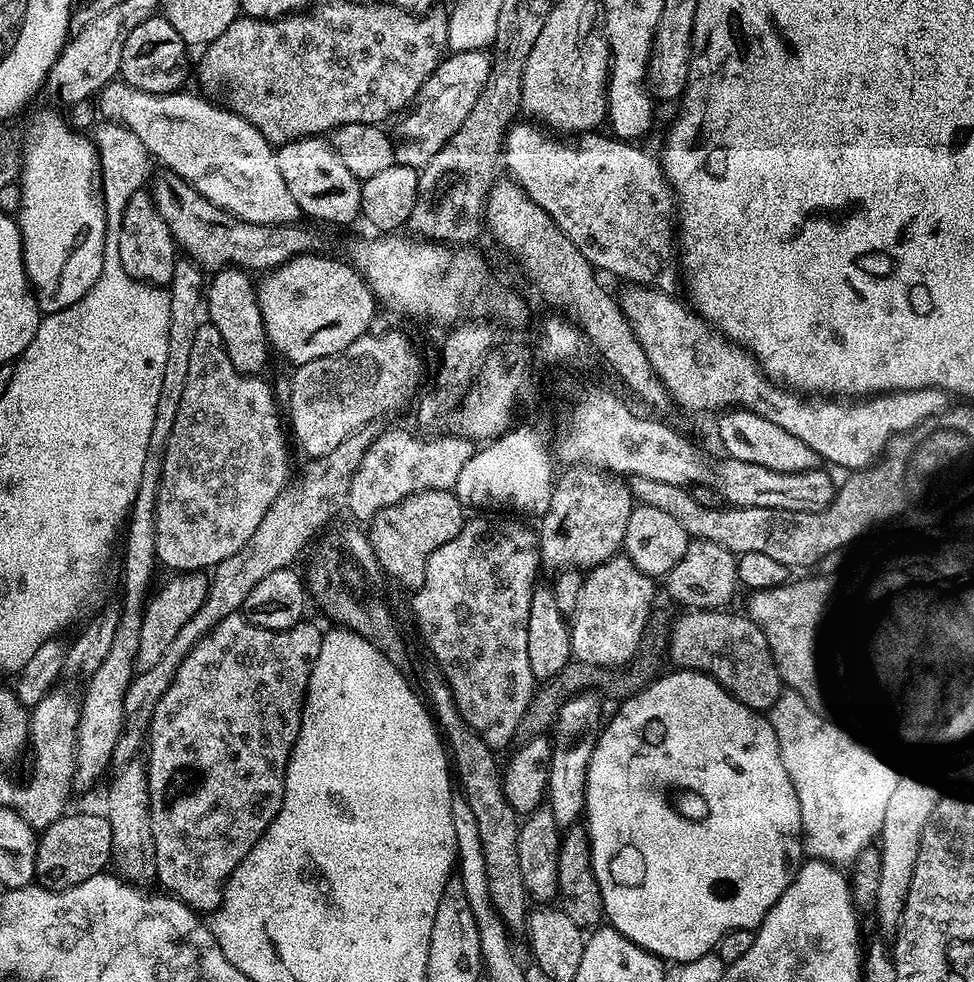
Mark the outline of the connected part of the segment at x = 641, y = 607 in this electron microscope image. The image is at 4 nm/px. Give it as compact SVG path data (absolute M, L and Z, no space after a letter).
M623 554L612 555L596 567L587 569L582 590L578 590L578 602L574 602L570 613L573 657L577 660L588 660L592 664L606 668L627 664L639 650L649 613L654 608L652 584L654 584L653 577L638 570L638 566L634 566L634 562L630 562L630 558Z

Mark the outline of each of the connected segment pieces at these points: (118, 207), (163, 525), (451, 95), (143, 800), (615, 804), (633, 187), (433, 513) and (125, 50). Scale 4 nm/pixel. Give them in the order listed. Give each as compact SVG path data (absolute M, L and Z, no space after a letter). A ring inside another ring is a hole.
M99 121L99 125L92 133L92 141L96 145L96 152L99 154L100 177L102 178L103 208L106 218L105 241L115 241L116 234L122 232L122 217L126 205L130 202L132 194L141 191L148 176L152 159L148 151L129 128L123 127L112 121Z
M202 322L198 326L198 334L194 334L194 347L190 350L190 370L186 370L186 390L182 390L182 402L178 402L178 414L174 418L174 426L170 430L170 438L166 446L166 458L162 466L162 478L158 486L158 502L156 503L156 559L161 565L164 564L168 568L176 568L177 573L191 573L201 570L211 570L215 568L218 562L222 562L226 558L230 558L230 554L238 554L238 550L242 550L242 546L246 546L246 542L250 542L250 534L254 534L254 530L258 530L258 522L262 522L262 518L266 515L266 510L270 510L272 503L280 497L281 492L284 491L286 485L289 483L290 475L288 476L288 440L284 437L284 430L286 434L286 424L280 421L280 408L276 405L276 396L272 393L272 388L266 381L260 380L259 375L249 374L246 372L239 372L234 366L234 362L230 362L230 354L226 354L226 346L222 342L222 334L218 334L218 330L214 325Z
M483 49L458 51L445 55L435 71L424 80L416 101L408 111L395 119L392 129L397 163L409 165L417 170L445 145L453 134L461 129L478 95L485 88L491 68L491 55Z
M133 758L127 762L121 763L119 765L120 768L116 772L116 777L112 780L112 785L108 788L108 809L106 809L106 815L108 821L110 822L110 830L112 831L112 858L111 863L116 864L115 871L119 873L123 879L137 885L144 886L147 885L147 880L150 882L156 880L156 855L154 854L154 838L152 837L152 819L150 818L150 790L148 789L148 770L145 764L145 761L140 758Z
M691 670L671 671L658 675L641 692L627 700L619 701L617 708L620 709L609 720L607 717L592 750L585 780L582 816L583 819L588 819L588 845L592 851L594 878L602 894L603 919L642 950L653 952L665 962L681 964L694 958L702 958L702 954L713 951L727 932L736 928L759 928L774 902L782 898L786 886L790 886L790 882L796 877L796 869L802 863L802 833L798 794L794 794L790 774L786 774L786 766L782 766L778 738L770 722L759 711L746 707L740 700L735 700L714 678ZM660 788L692 788L692 792L684 792L676 800L677 810L688 820L683 820L668 805L667 798L660 796Z
M519 122L513 123L511 127L507 129L502 145L502 164L503 167L504 164L508 167L507 175L515 180L519 188L521 188L534 203L538 206L542 206L542 210L546 210L546 214L550 214L550 218L554 218L554 222L558 222L558 226L564 231L566 238L570 238L570 242L574 242L574 246L578 246L578 250L582 250L582 254L592 263L593 268L599 270L601 273L609 272L612 276L626 276L630 279L628 280L630 282L639 281L641 285L661 288L663 292L675 293L677 291L676 284L678 288L678 268L674 263L674 193L672 185L669 184L666 174L664 173L664 165L660 163L659 159L657 159L655 155L651 156L650 153L643 152L640 148L635 148L637 146L635 143L619 139L611 134L599 136L601 133L596 130L587 134L577 135L575 137L576 145L572 145L564 141L567 139L546 134L545 129L537 126L535 123L518 123Z
M422 490L375 512L367 521L366 531L379 569L393 576L407 590L415 590L426 578L430 554L434 554L438 546L450 542L450 538L462 530L465 519L465 505L460 503L455 491Z
M163 14L146 18L146 22L138 22L138 26L128 32L126 42L122 46L119 79L150 94L179 92L185 87L184 79L188 76L187 51L189 52L189 49L178 30L174 30L174 26Z

